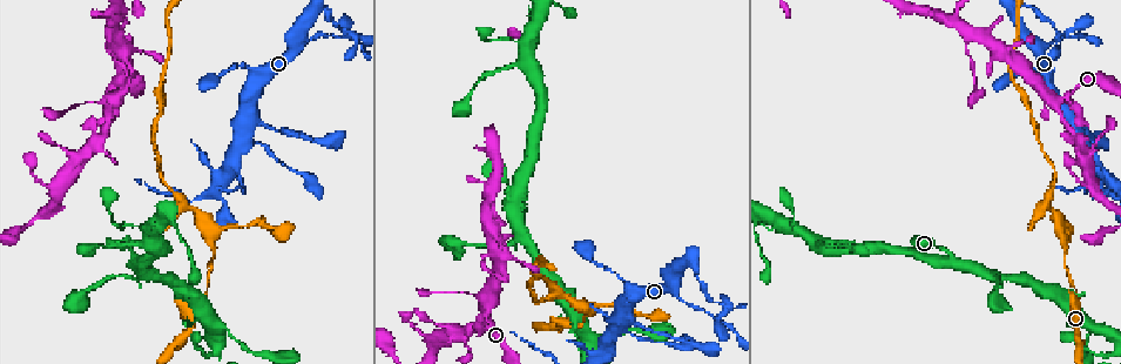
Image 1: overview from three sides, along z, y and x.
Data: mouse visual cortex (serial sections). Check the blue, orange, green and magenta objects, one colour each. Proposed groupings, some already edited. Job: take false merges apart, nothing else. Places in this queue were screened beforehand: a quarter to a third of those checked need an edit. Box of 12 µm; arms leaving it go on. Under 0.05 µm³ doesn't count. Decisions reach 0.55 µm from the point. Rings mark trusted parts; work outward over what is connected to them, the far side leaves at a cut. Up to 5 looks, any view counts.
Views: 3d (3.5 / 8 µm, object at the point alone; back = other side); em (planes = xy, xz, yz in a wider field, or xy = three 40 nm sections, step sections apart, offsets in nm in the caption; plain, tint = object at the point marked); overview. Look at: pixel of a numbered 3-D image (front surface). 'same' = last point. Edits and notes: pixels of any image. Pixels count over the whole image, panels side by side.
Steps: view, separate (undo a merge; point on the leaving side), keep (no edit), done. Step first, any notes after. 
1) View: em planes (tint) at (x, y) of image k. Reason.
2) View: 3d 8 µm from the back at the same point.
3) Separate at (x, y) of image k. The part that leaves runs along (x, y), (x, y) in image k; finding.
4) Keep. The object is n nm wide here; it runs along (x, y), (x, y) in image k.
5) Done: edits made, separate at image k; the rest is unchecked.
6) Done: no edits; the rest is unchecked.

View: 3d 3.5 µm at (1059, 101) of image 1. Arms run side by side.

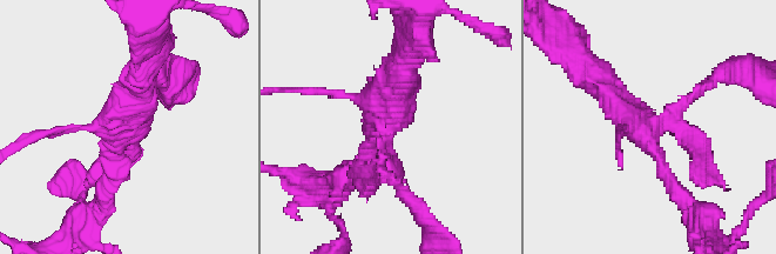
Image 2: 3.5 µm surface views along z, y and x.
View: em xy step 3 (plain) at (388, 120) of image 2. Need the tissue.

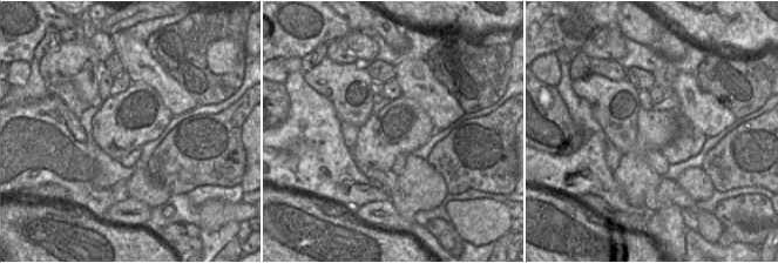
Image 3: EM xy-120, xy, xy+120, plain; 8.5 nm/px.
View: em xy step 3 (tint) at the same point.

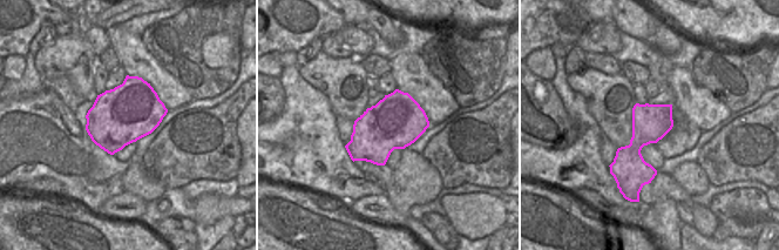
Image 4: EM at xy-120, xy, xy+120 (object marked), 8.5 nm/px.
Keep. It runs along (392, 178), (380, 160), (403, 67) in image 2; all the same cell.

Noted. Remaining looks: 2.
View: 3d 3.5 µm at (468, 330) of image 1.

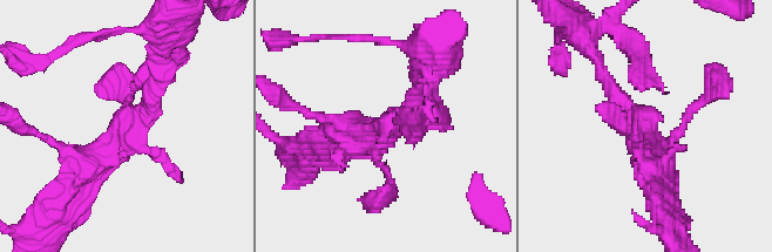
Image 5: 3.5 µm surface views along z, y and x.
View: em xy step 3 (tint) at (381, 129) of image 5. Shape alone is not enough.

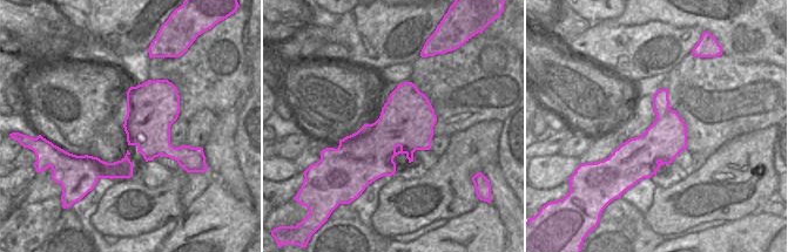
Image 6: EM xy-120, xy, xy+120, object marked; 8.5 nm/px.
Keep. It runs along (157, 83), (70, 196) in image 5; continuous, no second cell.

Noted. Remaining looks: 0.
Done: no edits; the rest is unchecked.

